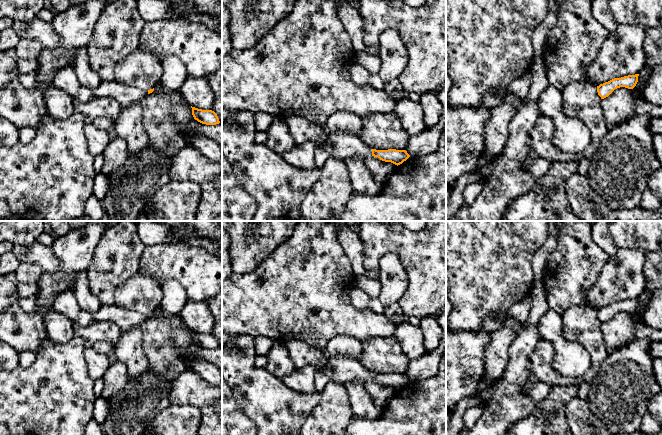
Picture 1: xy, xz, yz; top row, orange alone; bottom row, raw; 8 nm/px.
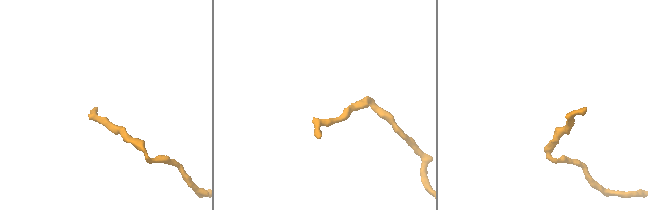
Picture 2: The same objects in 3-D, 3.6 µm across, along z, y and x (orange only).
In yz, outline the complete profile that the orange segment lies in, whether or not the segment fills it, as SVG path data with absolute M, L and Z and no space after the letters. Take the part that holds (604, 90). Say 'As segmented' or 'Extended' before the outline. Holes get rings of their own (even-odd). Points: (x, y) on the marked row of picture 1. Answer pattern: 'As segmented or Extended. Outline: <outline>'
As segmented. Outline: M639 74L628 75L621 78L614 78L608 82L600 84L597 86L598 95L601 99L608 97L615 89L620 87L625 87L628 89L633 89L638 82Z

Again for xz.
Extended. Outline: M338 132L329 135L328 140L320 146L327 151L331 157L346 159L352 156L378 157L385 162L400 165L406 161L410 155L406 150L376 150L367 146L360 137L345 132Z

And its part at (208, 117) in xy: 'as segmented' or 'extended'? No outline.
as segmented

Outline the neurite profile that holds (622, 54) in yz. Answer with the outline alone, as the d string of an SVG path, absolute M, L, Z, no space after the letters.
M629 24L619 25L614 32L609 33L596 59L588 66L584 67L585 75L581 81L590 82L599 86L614 78L639 74L646 65L646 57L643 50L646 36L645 26Z

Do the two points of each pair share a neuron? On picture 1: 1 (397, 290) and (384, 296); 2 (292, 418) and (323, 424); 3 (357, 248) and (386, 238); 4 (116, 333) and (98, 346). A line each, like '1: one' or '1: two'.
1: one
2: two
3: two
4: two

